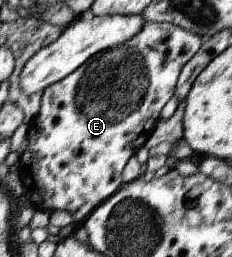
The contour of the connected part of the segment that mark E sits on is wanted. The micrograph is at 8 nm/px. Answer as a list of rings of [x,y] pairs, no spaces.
[[[146,23],[133,38],[125,40],[123,44],[109,48],[109,50],[94,54],[75,70],[63,78],[48,86],[42,95],[40,109],[37,116],[31,120],[29,124],[29,145],[26,148],[26,154],[17,158],[19,164],[19,178],[25,187],[25,196],[31,203],[34,210],[45,210],[49,213],[53,211],[69,212],[74,220],[82,224],[83,221],[91,214],[91,211],[98,207],[104,200],[113,196],[122,187],[122,170],[133,154],[137,154],[137,150],[149,140],[149,136],[153,134],[157,123],[161,120],[160,112],[163,106],[173,98],[176,90],[176,82],[178,81],[181,69],[189,62],[193,55],[201,48],[203,40],[197,34],[183,30],[179,26],[169,23]]]

